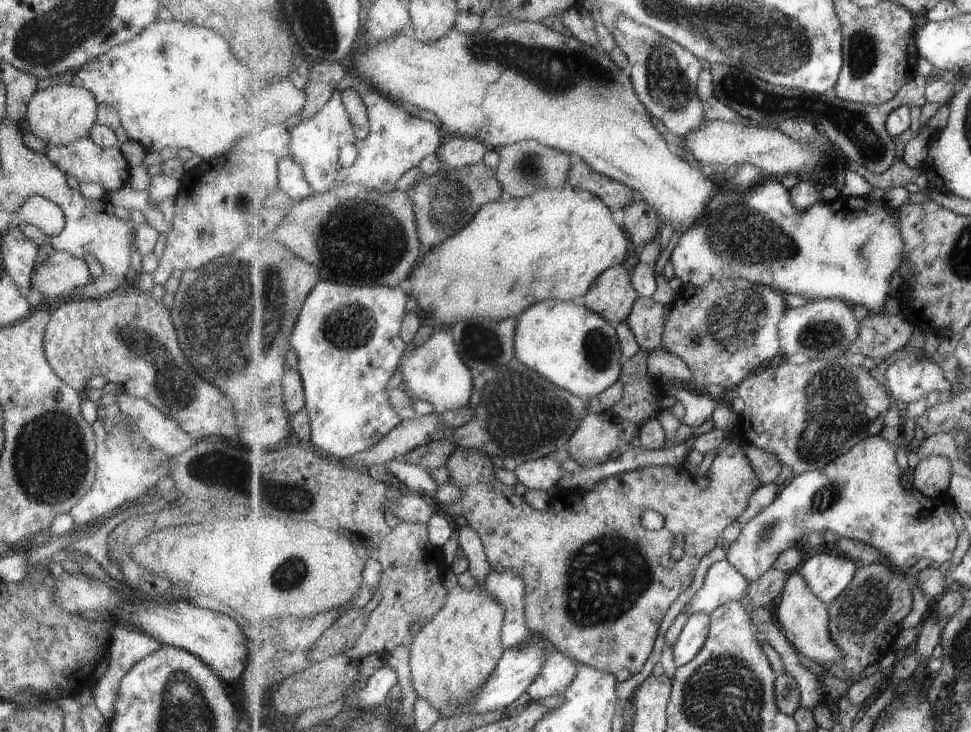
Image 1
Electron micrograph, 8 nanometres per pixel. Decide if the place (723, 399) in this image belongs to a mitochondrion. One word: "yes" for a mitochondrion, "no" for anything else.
no

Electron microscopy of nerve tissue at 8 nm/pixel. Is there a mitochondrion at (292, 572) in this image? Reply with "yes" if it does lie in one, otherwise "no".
yes

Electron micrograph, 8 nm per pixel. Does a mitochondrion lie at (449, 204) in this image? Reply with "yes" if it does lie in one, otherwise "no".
yes

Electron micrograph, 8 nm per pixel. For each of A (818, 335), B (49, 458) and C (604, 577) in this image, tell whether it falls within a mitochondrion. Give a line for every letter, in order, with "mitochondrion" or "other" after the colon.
A: mitochondrion
B: mitochondrion
C: mitochondrion

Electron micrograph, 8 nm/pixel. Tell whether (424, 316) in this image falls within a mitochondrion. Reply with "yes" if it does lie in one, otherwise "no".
no

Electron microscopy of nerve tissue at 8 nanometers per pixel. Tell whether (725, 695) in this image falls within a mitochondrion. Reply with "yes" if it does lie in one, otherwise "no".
yes

